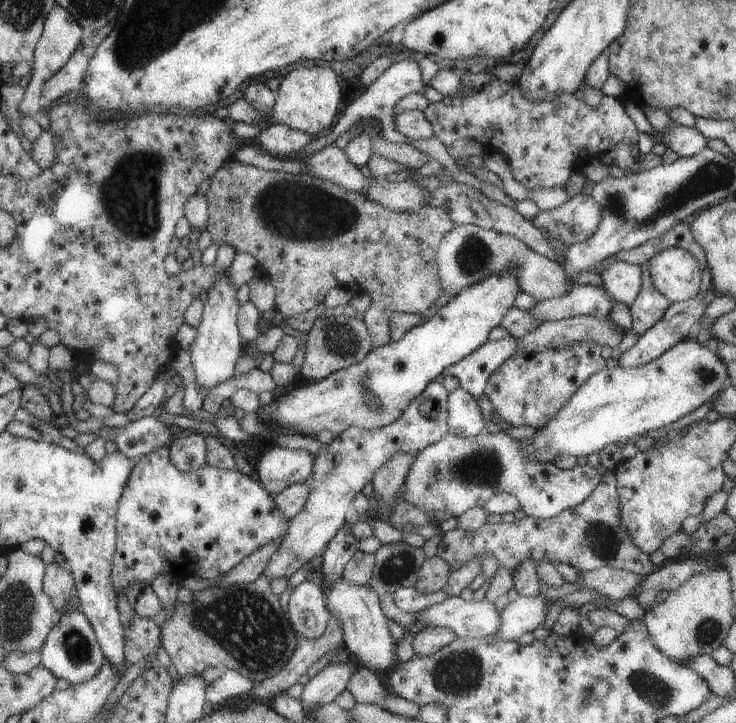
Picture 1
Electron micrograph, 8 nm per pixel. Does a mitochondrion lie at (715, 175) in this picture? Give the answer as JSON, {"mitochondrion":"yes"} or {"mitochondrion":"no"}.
{"mitochondrion":"yes"}

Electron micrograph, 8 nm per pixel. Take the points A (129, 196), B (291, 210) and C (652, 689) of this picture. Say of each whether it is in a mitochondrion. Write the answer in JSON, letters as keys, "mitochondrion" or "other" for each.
{"A":"mitochondrion","B":"mitochondrion","C":"mitochondrion"}

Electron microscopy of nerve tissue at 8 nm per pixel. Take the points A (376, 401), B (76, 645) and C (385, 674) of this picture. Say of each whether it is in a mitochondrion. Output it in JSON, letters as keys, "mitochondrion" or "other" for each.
{"A":"mitochondrion","B":"mitochondrion","C":"other"}

